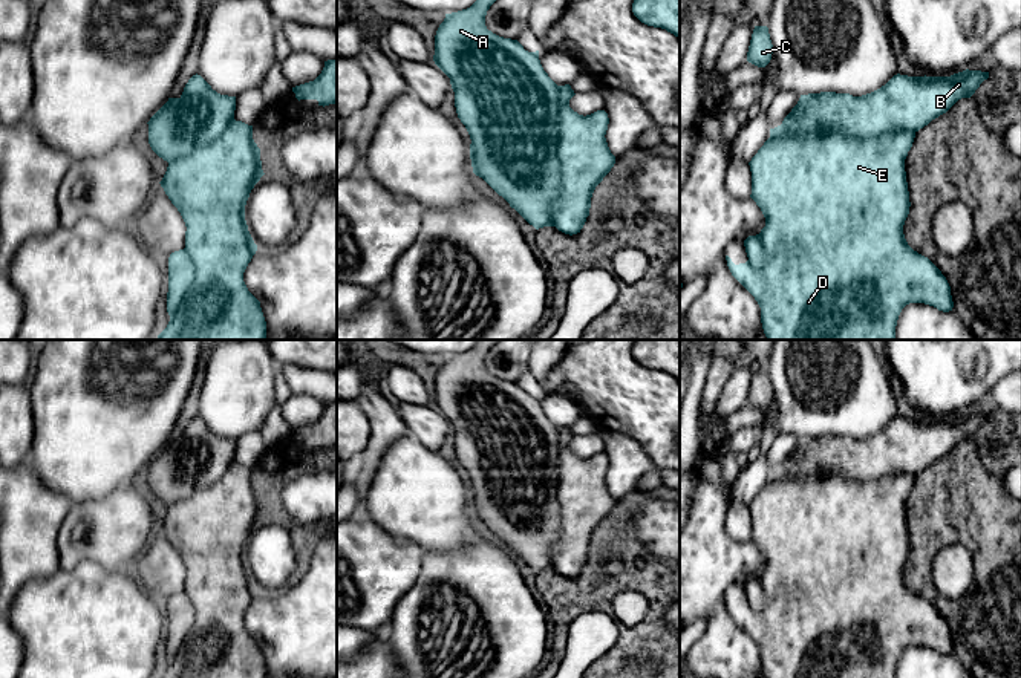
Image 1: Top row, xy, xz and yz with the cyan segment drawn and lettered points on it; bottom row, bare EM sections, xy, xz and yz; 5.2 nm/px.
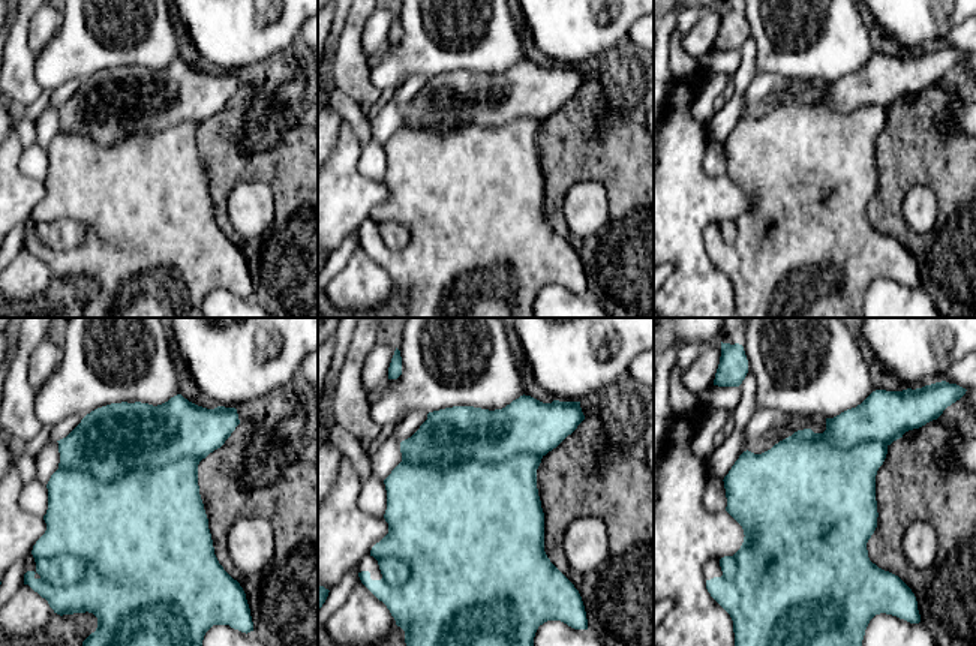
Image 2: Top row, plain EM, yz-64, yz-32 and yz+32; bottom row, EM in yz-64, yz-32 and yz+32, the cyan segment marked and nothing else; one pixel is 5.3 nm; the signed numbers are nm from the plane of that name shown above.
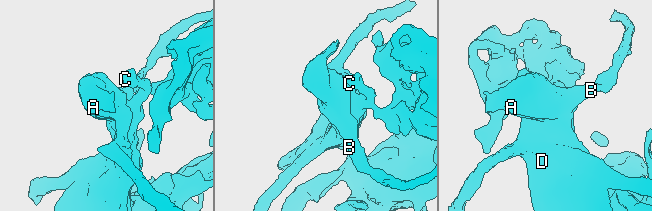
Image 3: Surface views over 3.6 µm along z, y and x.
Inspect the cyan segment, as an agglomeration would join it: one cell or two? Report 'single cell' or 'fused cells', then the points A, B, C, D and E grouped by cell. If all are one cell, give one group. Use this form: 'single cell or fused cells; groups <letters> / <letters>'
single cell; groups A B C D E

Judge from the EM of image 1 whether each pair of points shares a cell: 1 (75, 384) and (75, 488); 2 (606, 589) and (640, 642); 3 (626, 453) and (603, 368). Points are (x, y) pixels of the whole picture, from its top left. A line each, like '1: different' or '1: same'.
1: same
2: same
3: different

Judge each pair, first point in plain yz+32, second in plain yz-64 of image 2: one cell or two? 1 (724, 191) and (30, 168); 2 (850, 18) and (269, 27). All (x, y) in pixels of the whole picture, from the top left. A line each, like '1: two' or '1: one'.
1: two
2: two

